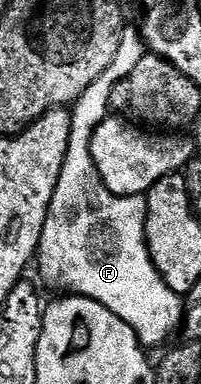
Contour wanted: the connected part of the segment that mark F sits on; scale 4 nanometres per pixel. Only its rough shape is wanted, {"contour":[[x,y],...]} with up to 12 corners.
{"contour":[[120,34],[71,108],[40,275],[110,309],[151,349],[182,299],[144,240],[148,200],[106,189],[92,137],[146,54]]}

